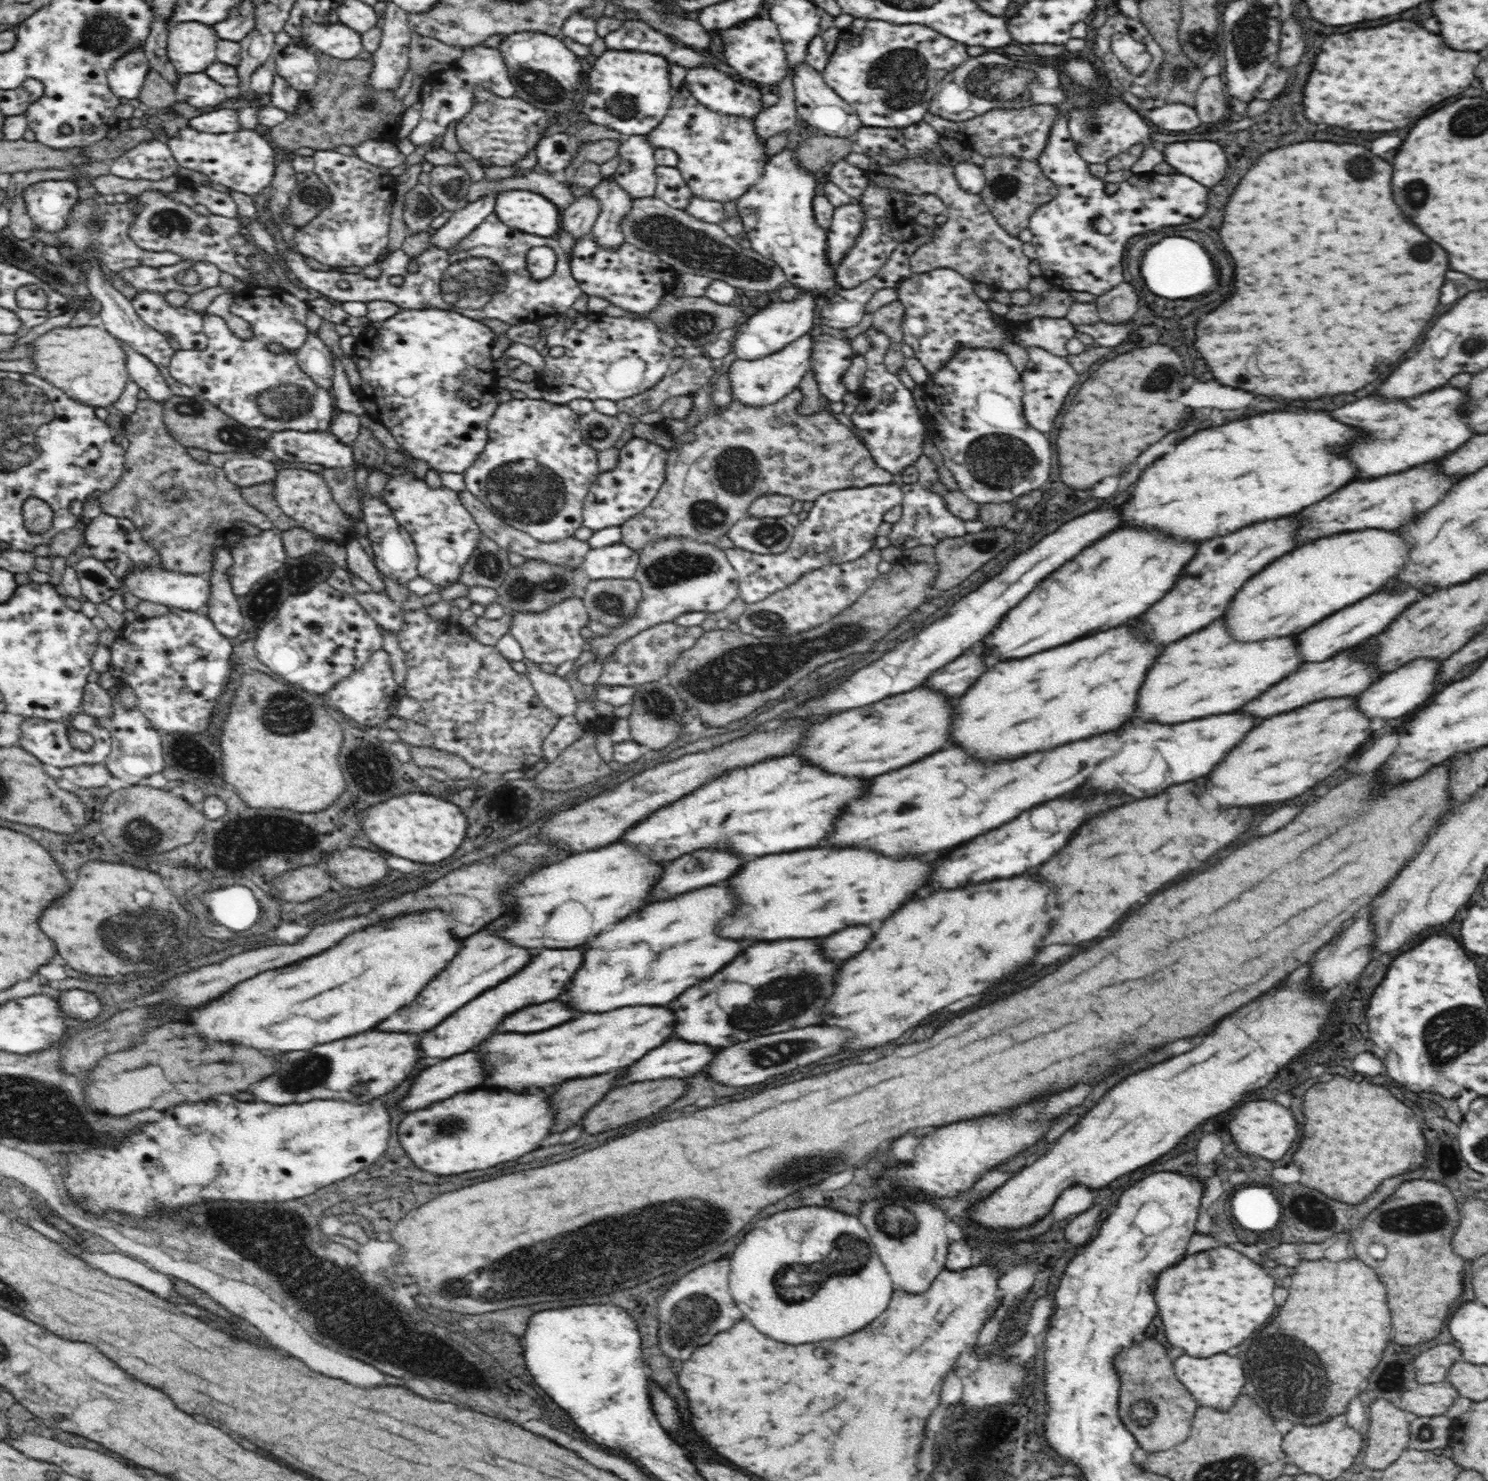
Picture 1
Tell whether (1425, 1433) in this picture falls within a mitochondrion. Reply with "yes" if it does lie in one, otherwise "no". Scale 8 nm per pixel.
yes

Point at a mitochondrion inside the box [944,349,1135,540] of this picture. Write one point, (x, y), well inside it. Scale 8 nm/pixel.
(998, 460)

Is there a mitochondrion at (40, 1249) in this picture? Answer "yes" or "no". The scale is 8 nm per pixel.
no

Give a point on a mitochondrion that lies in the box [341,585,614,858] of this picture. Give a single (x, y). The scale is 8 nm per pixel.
(370, 766)

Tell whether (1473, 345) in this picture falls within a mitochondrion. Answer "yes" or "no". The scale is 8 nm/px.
yes

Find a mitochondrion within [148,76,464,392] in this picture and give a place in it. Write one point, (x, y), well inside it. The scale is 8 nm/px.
(424, 208)

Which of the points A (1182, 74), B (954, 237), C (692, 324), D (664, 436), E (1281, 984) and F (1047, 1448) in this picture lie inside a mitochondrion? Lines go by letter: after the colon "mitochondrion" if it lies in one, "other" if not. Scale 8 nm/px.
A: mitochondrion
B: other
C: mitochondrion
D: other
E: other
F: other

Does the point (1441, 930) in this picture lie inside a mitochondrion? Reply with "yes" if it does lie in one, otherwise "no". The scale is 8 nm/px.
no

